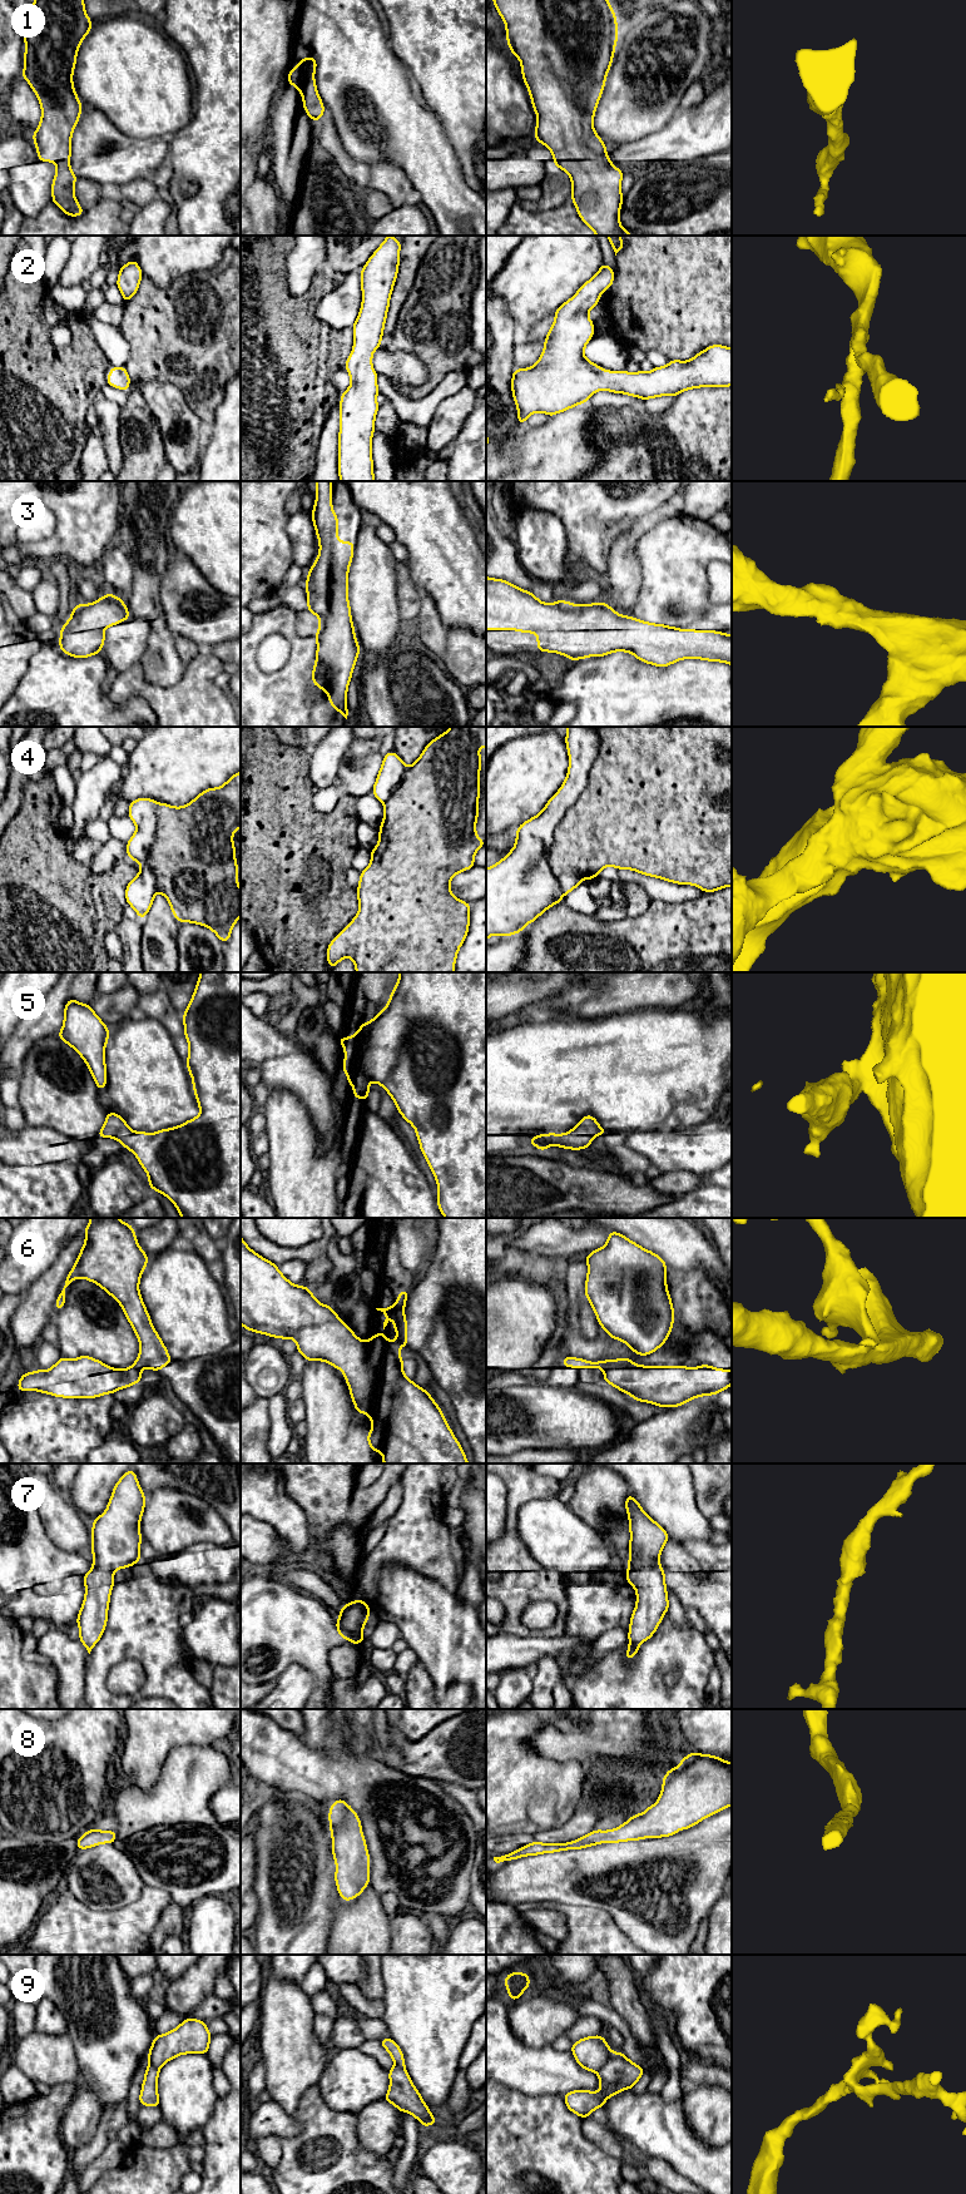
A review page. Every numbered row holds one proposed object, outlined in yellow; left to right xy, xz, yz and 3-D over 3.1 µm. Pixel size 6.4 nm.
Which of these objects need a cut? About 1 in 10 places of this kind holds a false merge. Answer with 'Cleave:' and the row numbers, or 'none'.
Cleave: 4, 6, 9

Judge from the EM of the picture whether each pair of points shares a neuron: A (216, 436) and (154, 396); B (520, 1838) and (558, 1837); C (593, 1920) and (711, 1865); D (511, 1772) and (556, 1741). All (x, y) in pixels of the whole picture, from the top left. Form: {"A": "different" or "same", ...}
{"A": "different", "B": "different", "C": "different", "D": "different"}

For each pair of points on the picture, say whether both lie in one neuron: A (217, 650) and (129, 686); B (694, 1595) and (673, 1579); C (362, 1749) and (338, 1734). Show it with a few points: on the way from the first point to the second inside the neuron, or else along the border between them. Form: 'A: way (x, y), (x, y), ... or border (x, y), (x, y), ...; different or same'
A: border (206, 649), (227, 667); different
B: way (689, 1590), (678, 1583); same
C: way (360, 1742), (353, 1736), (346, 1734); same

